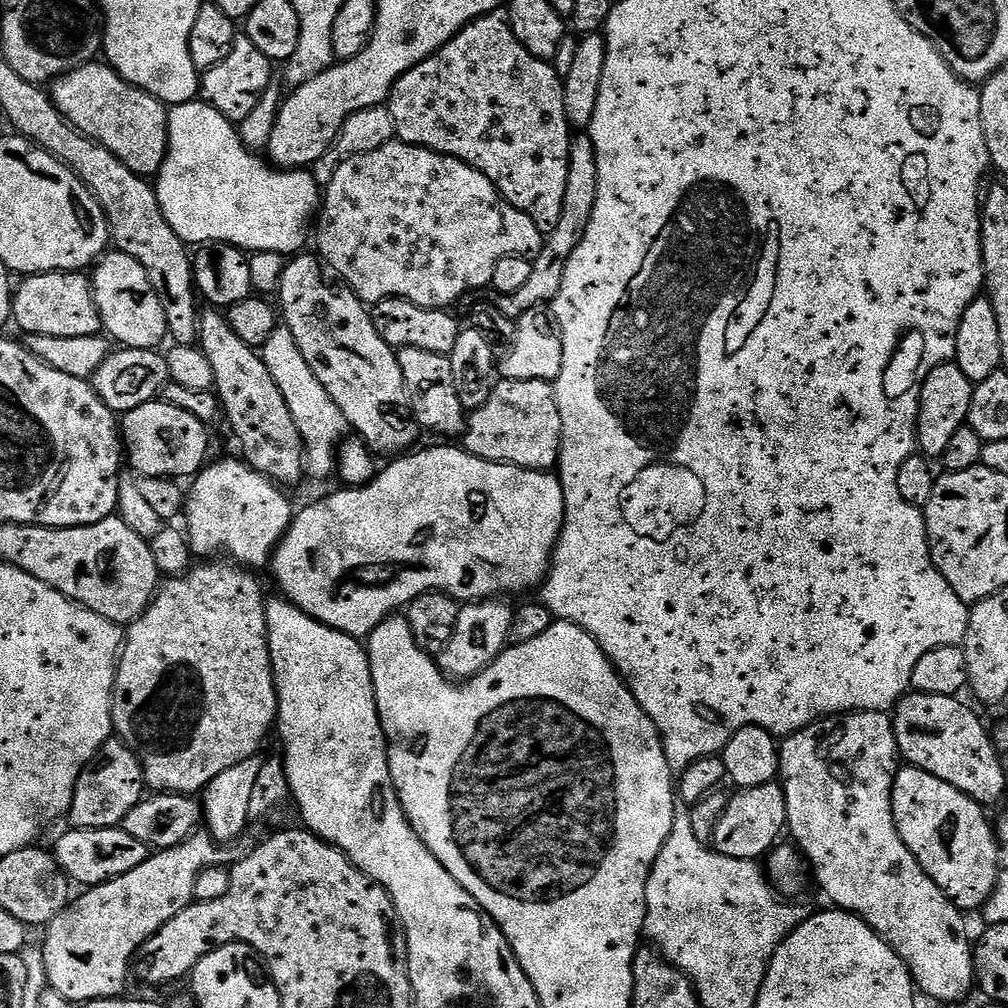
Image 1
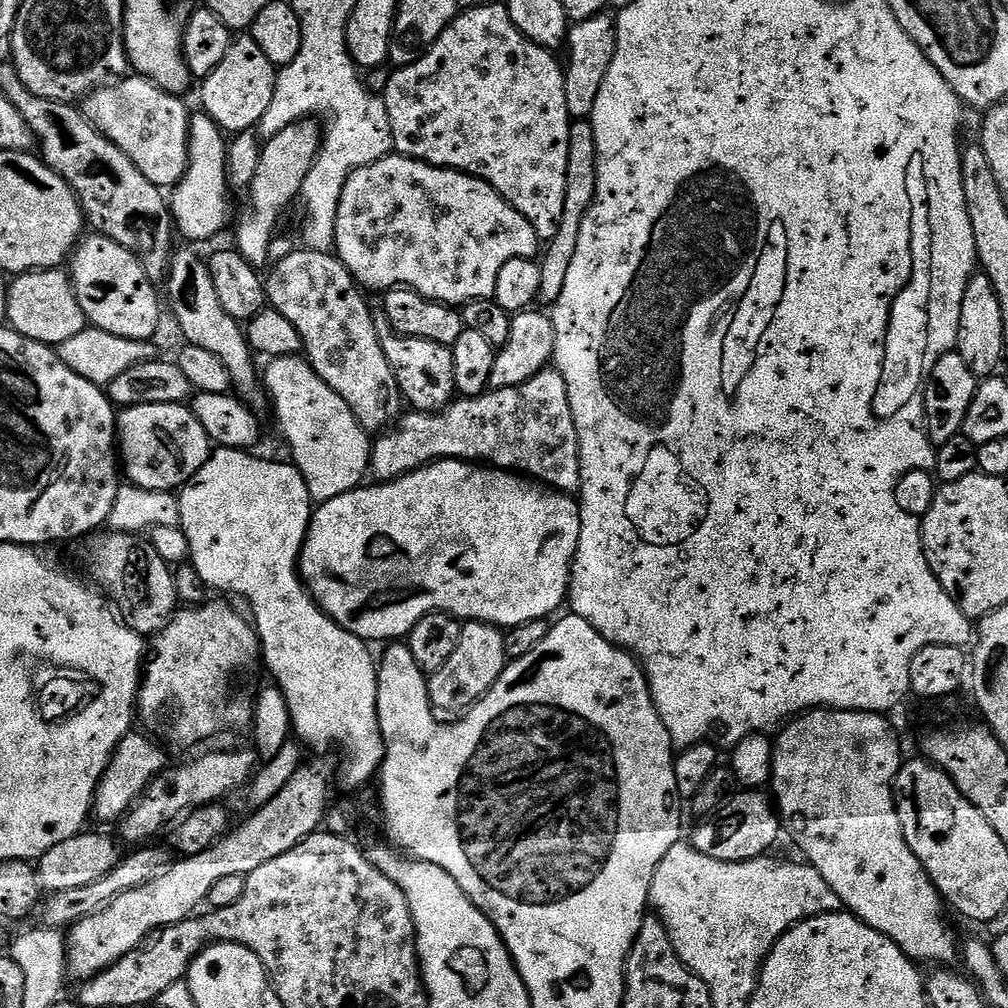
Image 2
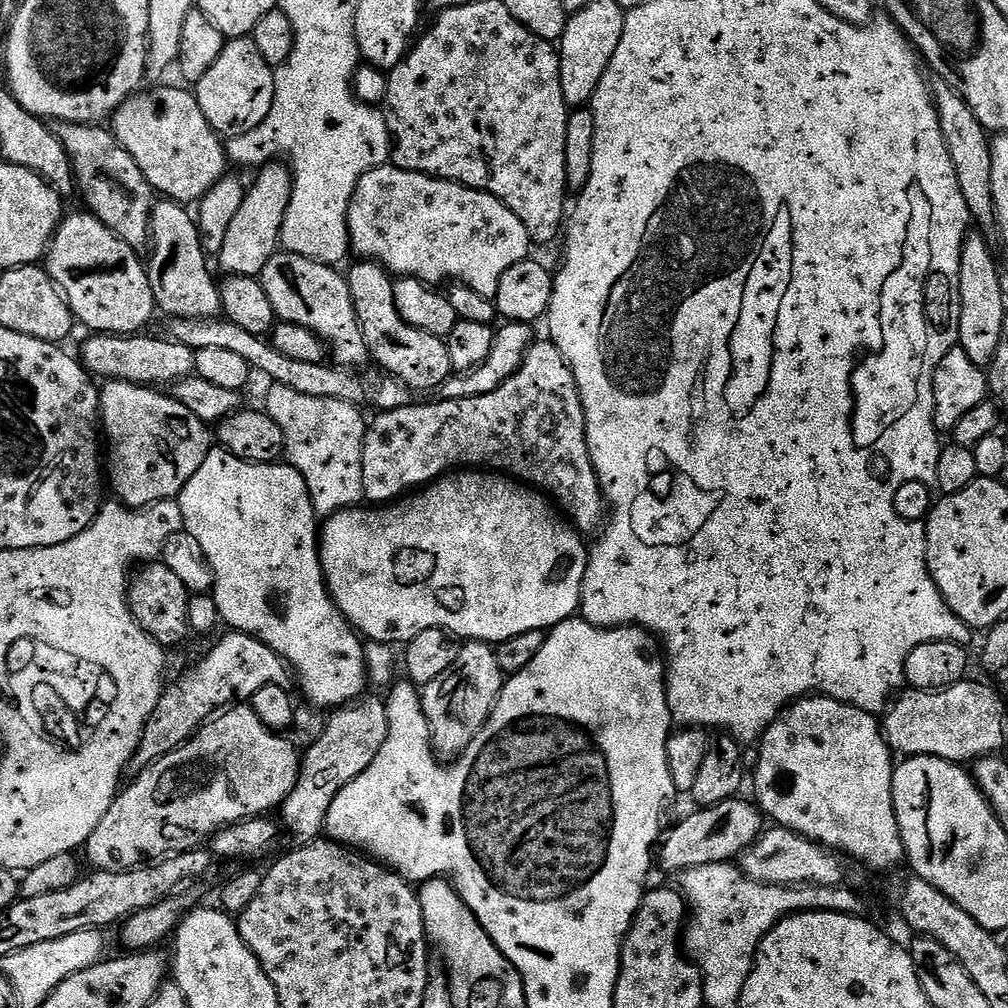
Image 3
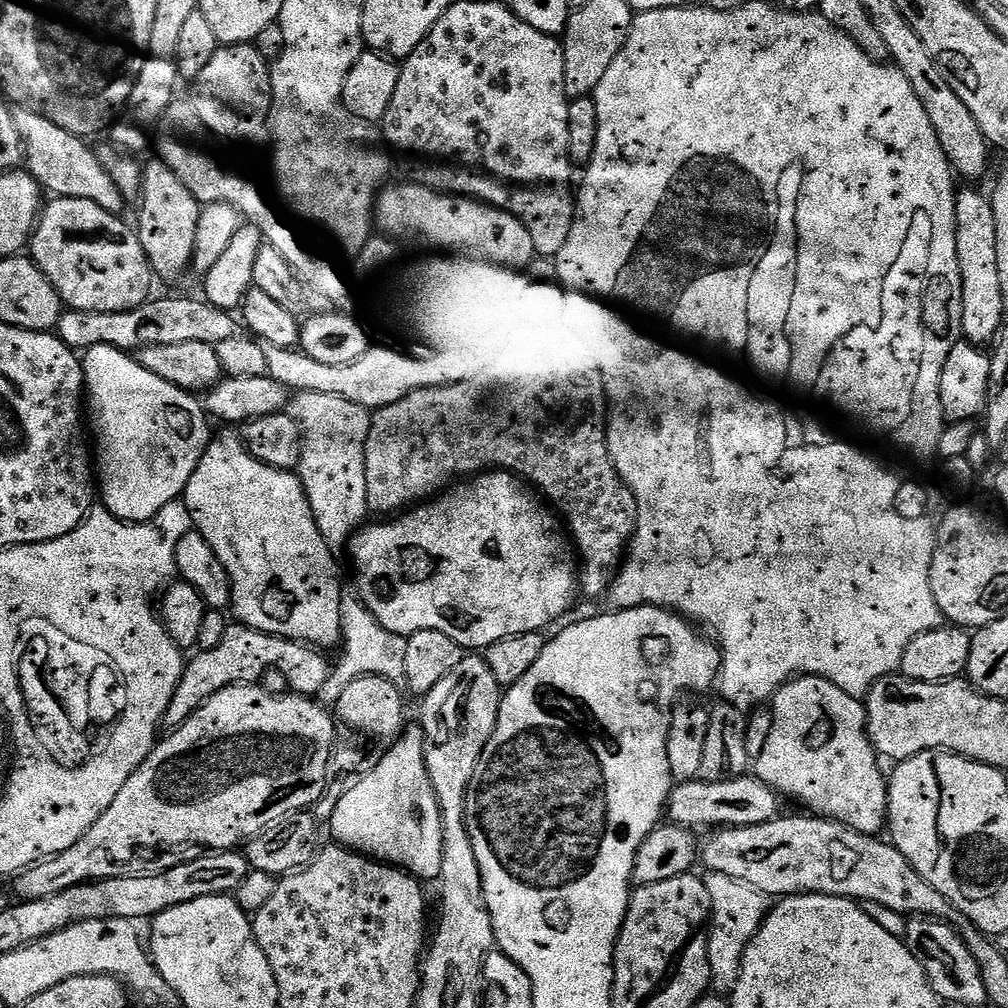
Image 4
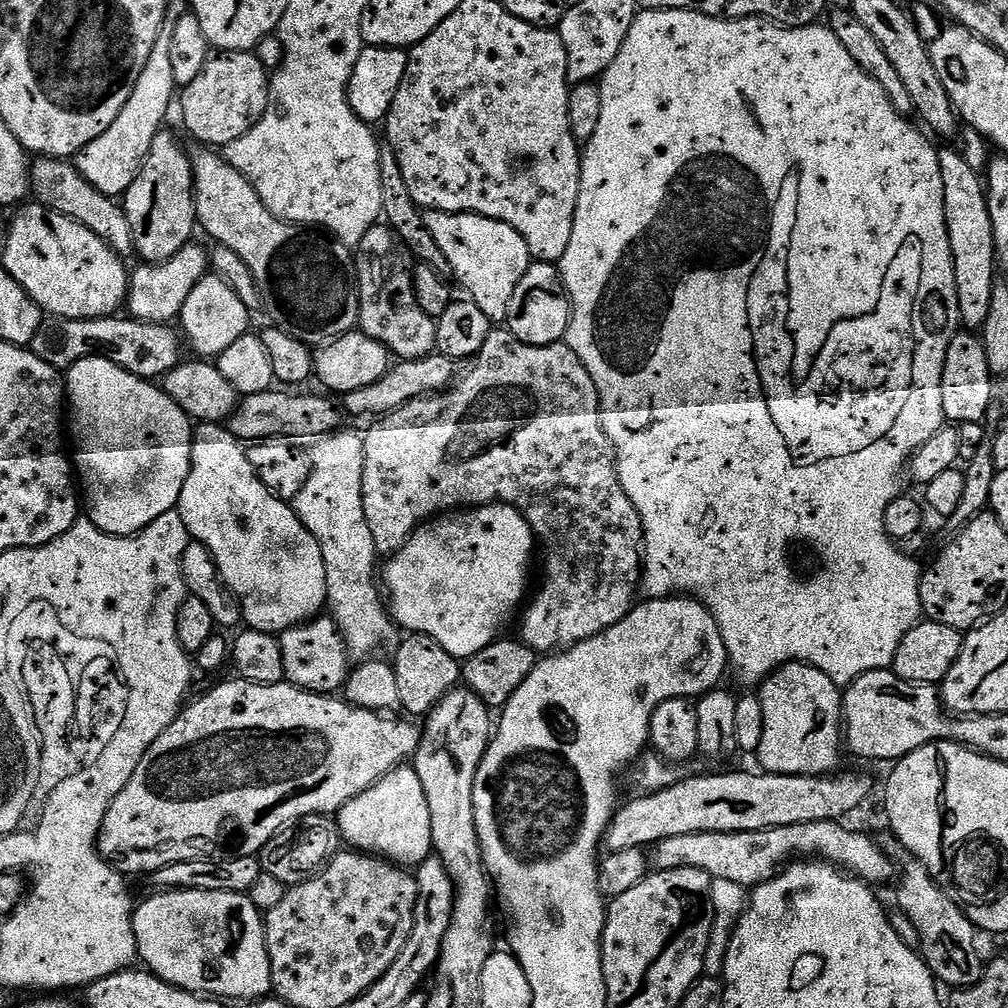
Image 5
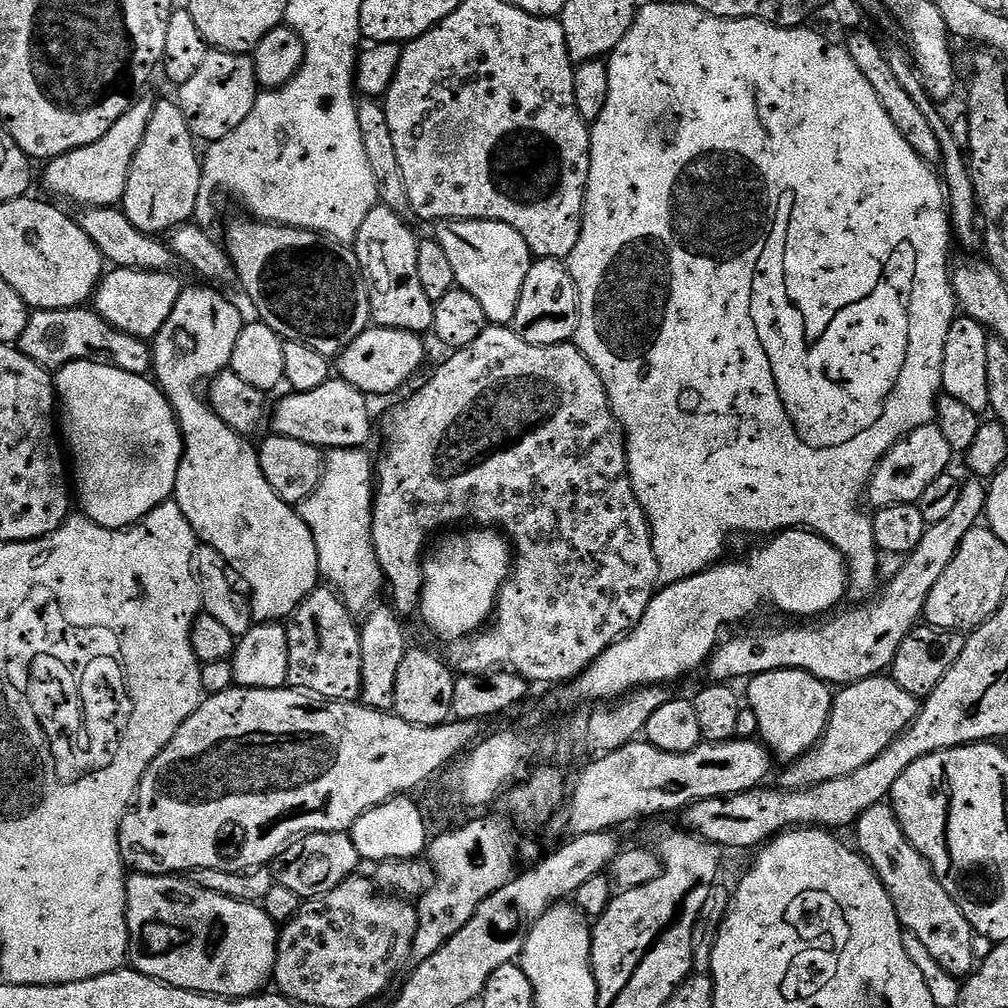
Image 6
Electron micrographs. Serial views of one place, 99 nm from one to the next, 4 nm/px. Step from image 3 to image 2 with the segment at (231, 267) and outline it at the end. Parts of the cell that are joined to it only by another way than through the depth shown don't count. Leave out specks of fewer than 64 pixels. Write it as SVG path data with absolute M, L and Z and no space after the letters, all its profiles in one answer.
M307 120L286 126L286 130L267 137L266 143L261 147L260 165L254 173L250 189L252 208L246 209L237 222L234 244L235 251L240 252L242 258L246 258L246 262L250 262L253 268L260 270L264 263L269 263L268 255L272 252L272 239L276 236L276 223L283 218L292 199L295 201L299 197L306 182L306 174L310 174L316 155L320 152L321 139L321 127L315 121Z

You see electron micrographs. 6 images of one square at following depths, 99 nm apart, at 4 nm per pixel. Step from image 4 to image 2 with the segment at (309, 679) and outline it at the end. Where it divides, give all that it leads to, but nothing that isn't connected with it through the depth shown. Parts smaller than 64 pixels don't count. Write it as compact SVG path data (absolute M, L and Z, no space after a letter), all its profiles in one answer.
M133 730L122 738L116 752L110 758L106 770L96 787L96 793L92 799L91 815L96 816L104 824L115 825L128 815L133 804L144 794L145 788L165 771L164 764L165 749L151 735L140 730Z

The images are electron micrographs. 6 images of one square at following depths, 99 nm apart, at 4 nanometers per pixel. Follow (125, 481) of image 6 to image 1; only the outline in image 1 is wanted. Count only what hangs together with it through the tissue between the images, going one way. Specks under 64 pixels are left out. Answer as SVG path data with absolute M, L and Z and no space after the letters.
M163 402L138 406L122 416L122 444L126 449L126 460L132 463L131 471L146 476L195 477L205 467L208 456L209 429L194 414L178 410Z

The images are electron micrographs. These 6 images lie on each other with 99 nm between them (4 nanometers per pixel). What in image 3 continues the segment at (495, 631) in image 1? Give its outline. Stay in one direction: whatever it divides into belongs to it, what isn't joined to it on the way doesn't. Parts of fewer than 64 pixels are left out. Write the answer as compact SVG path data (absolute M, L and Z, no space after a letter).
M473 640L461 647L450 670L438 674L434 682L423 685L420 704L424 707L433 749L441 757L455 758L468 749L500 700L505 683L506 674L498 666L495 647Z

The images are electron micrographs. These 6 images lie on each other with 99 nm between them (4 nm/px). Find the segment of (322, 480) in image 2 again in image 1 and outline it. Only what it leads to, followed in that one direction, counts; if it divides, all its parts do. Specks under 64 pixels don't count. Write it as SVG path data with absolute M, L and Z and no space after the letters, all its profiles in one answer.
M277 327L276 332L262 349L264 364L270 370L270 378L278 382L278 390L282 390L282 398L286 398L286 406L290 406L290 414L294 418L294 426L298 426L298 434L302 434L304 443L304 471L309 477L324 480L335 473L338 468L338 453L341 444L349 435L350 426L338 410L334 398L326 394L326 386L314 378L314 370L310 370L306 358L302 358L302 350L298 350L298 342L294 342L294 334L288 328Z

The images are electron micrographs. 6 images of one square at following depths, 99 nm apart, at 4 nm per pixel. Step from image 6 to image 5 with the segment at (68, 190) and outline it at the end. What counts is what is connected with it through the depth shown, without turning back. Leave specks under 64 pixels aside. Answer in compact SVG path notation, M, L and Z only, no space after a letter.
M161 34L154 42L154 50L150 50L150 58L146 58L146 66L142 66L142 74L138 74L138 82L134 82L134 90L122 106L118 118L94 142L90 142L83 151L74 157L76 168L102 194L113 198L123 197L128 187L134 182L140 162L150 150L156 135L165 127L164 119L168 116L168 107L173 107L178 85L174 82L174 66L170 63L170 38Z

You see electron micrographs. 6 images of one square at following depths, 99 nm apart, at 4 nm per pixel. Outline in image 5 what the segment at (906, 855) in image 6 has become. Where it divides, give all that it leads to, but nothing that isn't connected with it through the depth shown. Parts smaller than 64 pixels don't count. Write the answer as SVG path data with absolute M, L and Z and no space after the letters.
M916 862L909 865L900 880L900 889L896 892L895 907L914 924L920 939L919 955L924 957L924 963L941 985L949 984L947 987L952 990L974 986L984 975L985 969L982 960L980 964L980 952L976 949L976 925L964 917L960 905L933 883L925 868Z

